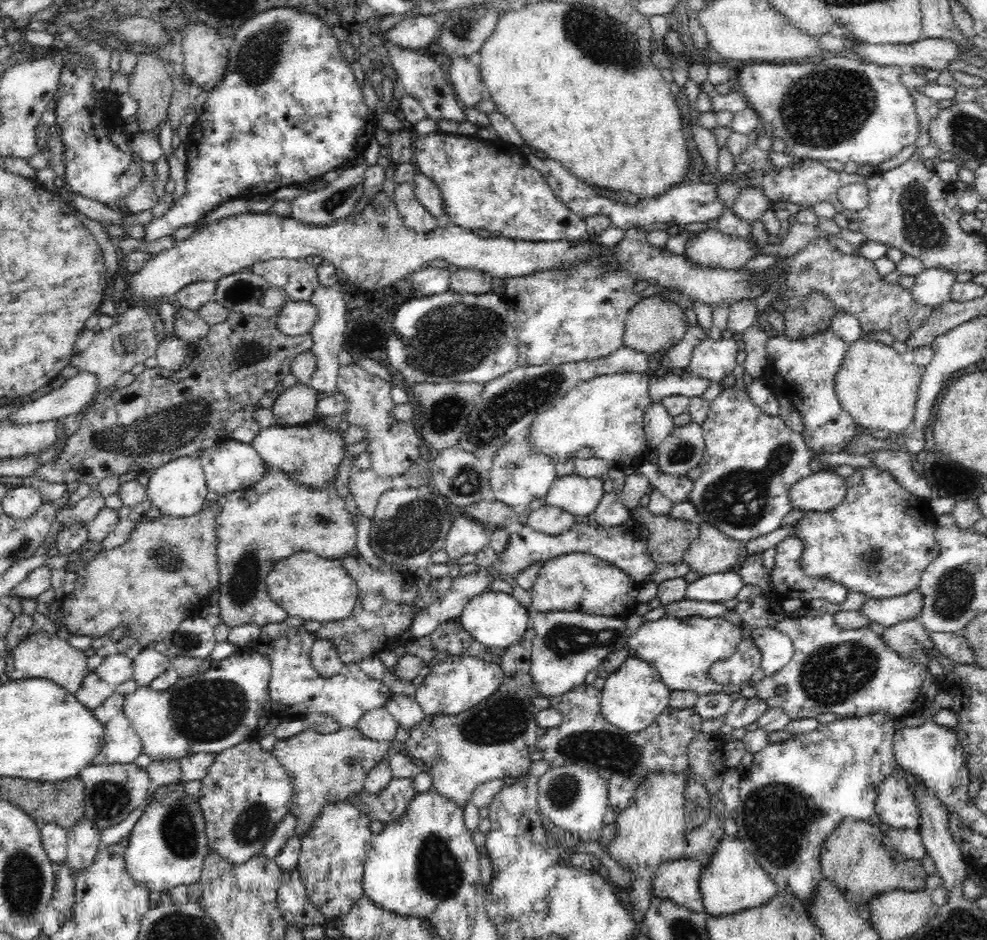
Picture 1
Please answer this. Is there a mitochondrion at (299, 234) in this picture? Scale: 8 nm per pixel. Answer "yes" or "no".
no

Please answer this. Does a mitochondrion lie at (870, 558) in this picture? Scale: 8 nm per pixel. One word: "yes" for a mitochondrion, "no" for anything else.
yes

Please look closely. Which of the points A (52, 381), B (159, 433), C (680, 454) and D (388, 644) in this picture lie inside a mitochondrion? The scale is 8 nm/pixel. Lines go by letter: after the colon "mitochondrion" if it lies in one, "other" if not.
A: other
B: mitochondrion
C: mitochondrion
D: other

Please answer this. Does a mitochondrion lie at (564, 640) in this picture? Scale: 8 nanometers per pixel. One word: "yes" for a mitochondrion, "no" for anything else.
yes

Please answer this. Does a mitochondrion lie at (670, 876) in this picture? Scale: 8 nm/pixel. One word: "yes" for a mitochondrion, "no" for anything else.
no

